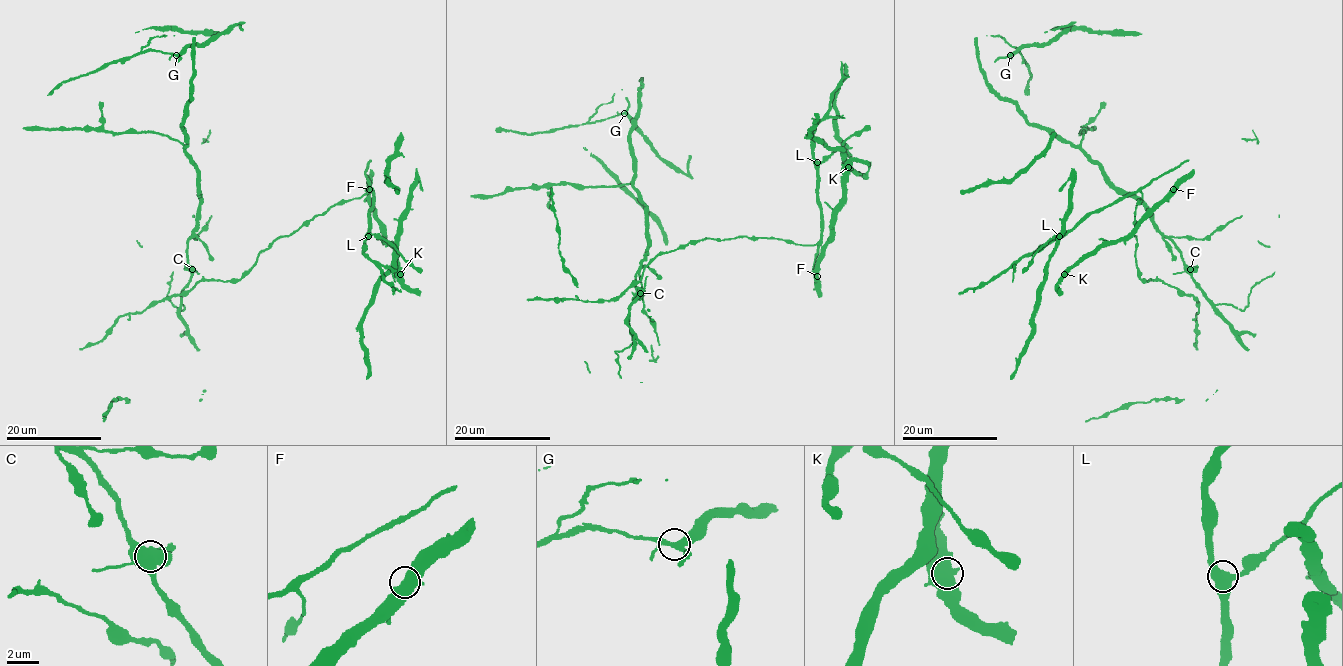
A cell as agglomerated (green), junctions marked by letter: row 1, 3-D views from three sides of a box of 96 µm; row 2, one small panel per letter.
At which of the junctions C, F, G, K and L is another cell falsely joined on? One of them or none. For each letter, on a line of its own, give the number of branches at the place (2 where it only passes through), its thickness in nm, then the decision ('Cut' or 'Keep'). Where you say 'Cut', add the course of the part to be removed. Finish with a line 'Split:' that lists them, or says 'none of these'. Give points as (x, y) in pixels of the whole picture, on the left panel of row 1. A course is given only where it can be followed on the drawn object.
C: Branches: 4. Thickness 650 nm. Cut
F: Branches: 3. Thickness 600 nm. Keep
G: Branches: 4. Thickness 320 nm. Keep
K: Branches: 3. Thickness 500 nm. Keep
L: Branches: 3. Thickness 600 nm. Keep
Split: C

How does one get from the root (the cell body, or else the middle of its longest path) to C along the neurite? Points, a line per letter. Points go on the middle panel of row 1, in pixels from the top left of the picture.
C: (646, 276), (640, 294)

